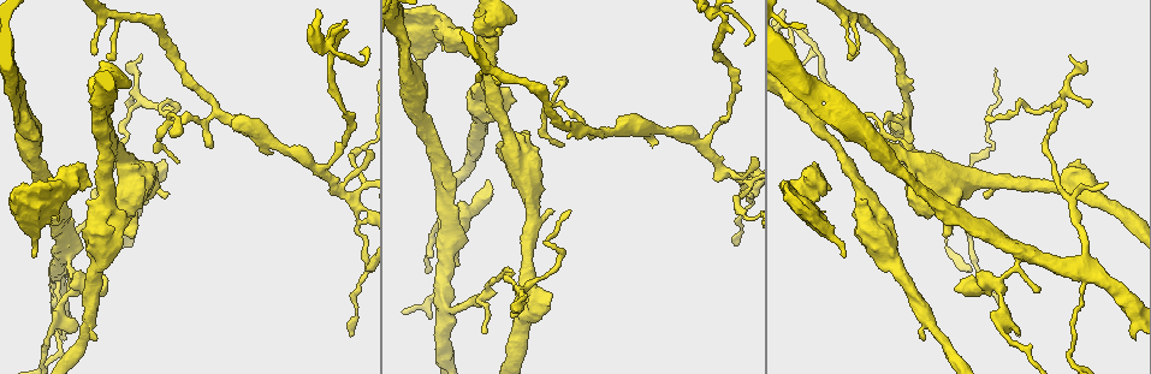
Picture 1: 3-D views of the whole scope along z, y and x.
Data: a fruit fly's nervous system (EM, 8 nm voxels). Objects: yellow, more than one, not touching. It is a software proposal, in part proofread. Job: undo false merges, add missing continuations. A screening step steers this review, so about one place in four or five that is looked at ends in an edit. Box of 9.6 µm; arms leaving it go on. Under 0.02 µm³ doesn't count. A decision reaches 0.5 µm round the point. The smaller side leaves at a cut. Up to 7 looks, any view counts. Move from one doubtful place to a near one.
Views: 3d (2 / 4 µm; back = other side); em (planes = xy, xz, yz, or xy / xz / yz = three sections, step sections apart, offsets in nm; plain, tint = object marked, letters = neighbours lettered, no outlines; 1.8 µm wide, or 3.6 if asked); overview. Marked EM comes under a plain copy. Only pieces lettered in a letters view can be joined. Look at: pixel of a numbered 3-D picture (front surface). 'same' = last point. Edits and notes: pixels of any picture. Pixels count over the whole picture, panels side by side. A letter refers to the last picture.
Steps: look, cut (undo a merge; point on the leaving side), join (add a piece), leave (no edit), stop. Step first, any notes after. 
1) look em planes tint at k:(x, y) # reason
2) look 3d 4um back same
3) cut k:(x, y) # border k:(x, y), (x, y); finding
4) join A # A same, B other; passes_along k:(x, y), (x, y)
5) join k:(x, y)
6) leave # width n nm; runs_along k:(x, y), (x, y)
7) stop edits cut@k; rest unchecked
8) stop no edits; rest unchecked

look em xz step 8 letters at 1:(32, 258) # an open end

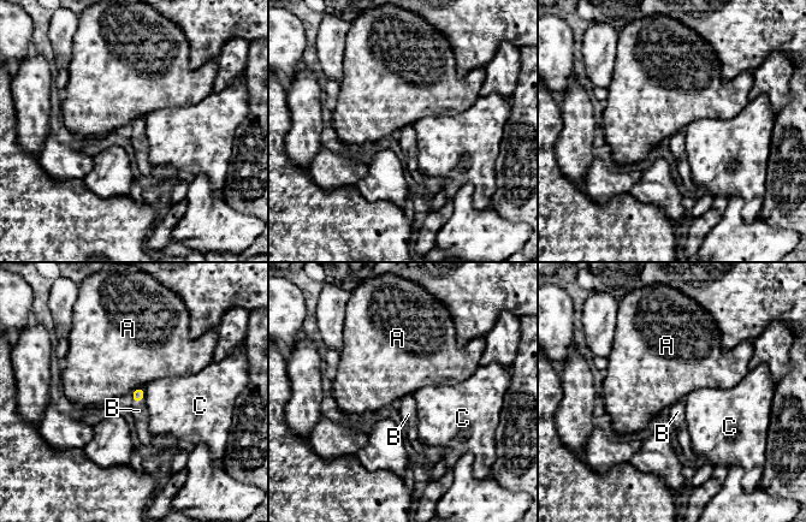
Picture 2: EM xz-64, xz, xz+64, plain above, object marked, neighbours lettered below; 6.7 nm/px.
look em planes letters same # cut it another way

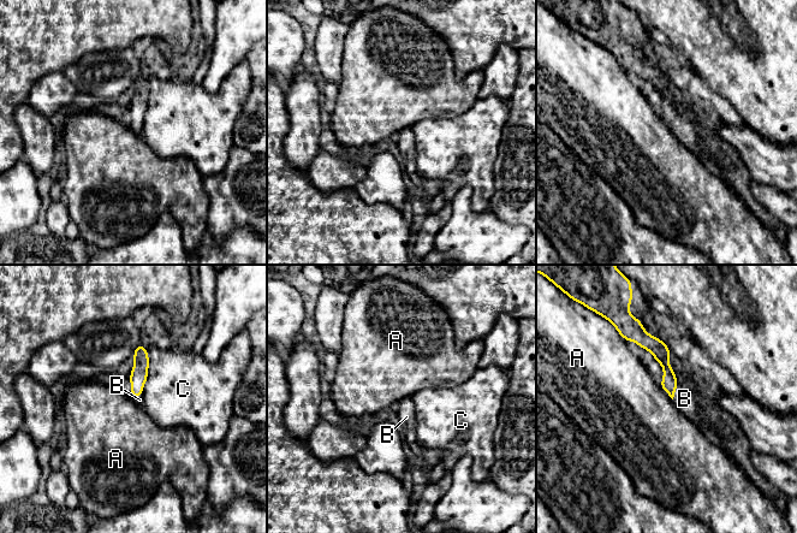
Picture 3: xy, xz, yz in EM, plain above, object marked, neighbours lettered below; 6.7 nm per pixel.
join 3:(684, 398) # A other, B same, C other; passes_along 3:(668, 383), (676, 389), (684, 398); the cell continues

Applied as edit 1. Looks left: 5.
look em planes tint at 1:(75, 282) # three arms meet

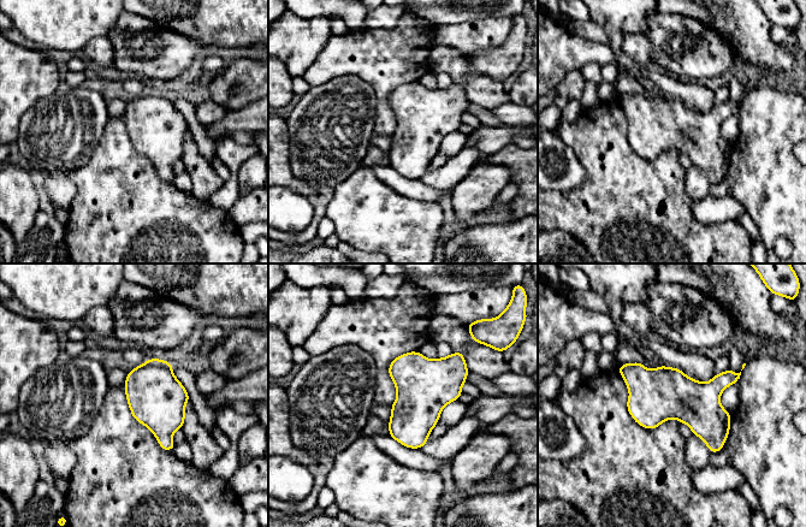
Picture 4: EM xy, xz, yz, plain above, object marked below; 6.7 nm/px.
look em planes letters same

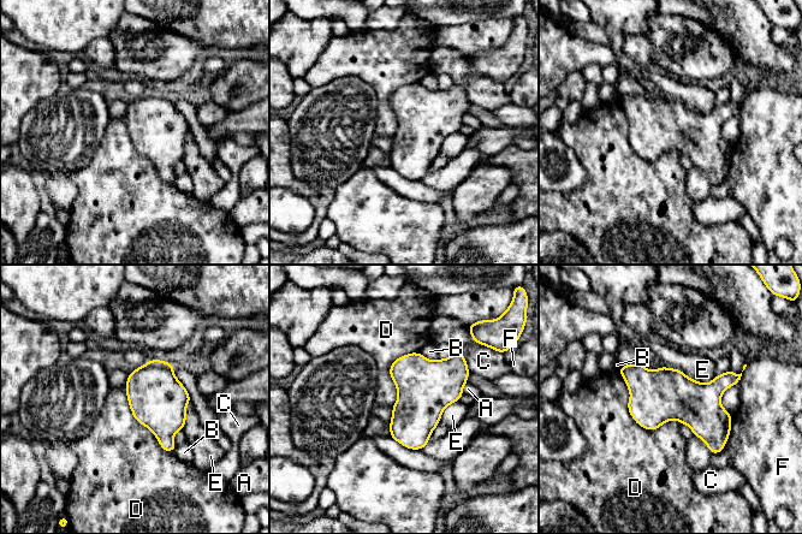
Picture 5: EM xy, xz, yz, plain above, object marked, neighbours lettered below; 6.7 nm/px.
leave # A other, B other, C other, D other, E other, F other; border 5:(618, 371), (639, 425), (682, 423); one cell here

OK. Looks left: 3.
look em planes letters at 1:(1075, 268) # four-way junction

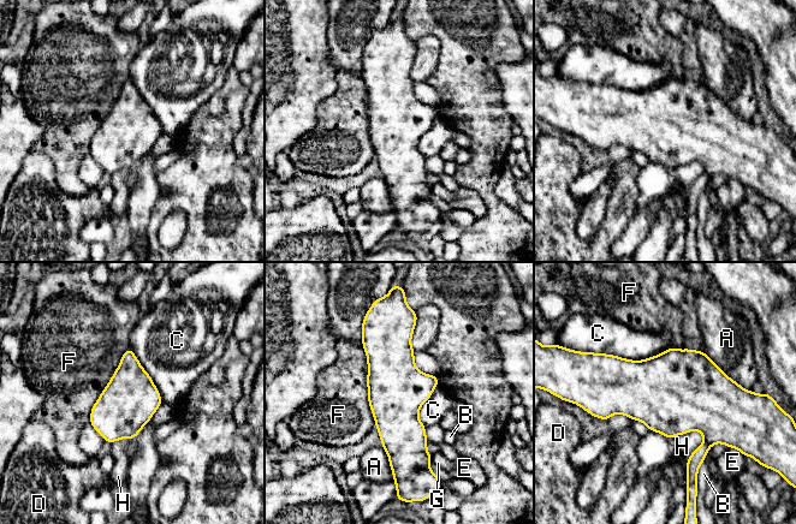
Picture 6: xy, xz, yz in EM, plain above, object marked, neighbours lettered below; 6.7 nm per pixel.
leave # longest_contact F 550 nm; A other, B other, C other, D other, E other, F other, G other, H other; border 6:(670, 346), (642, 359), (598, 353); all the same cell

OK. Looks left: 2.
stop edits join@3; rest unchecked

